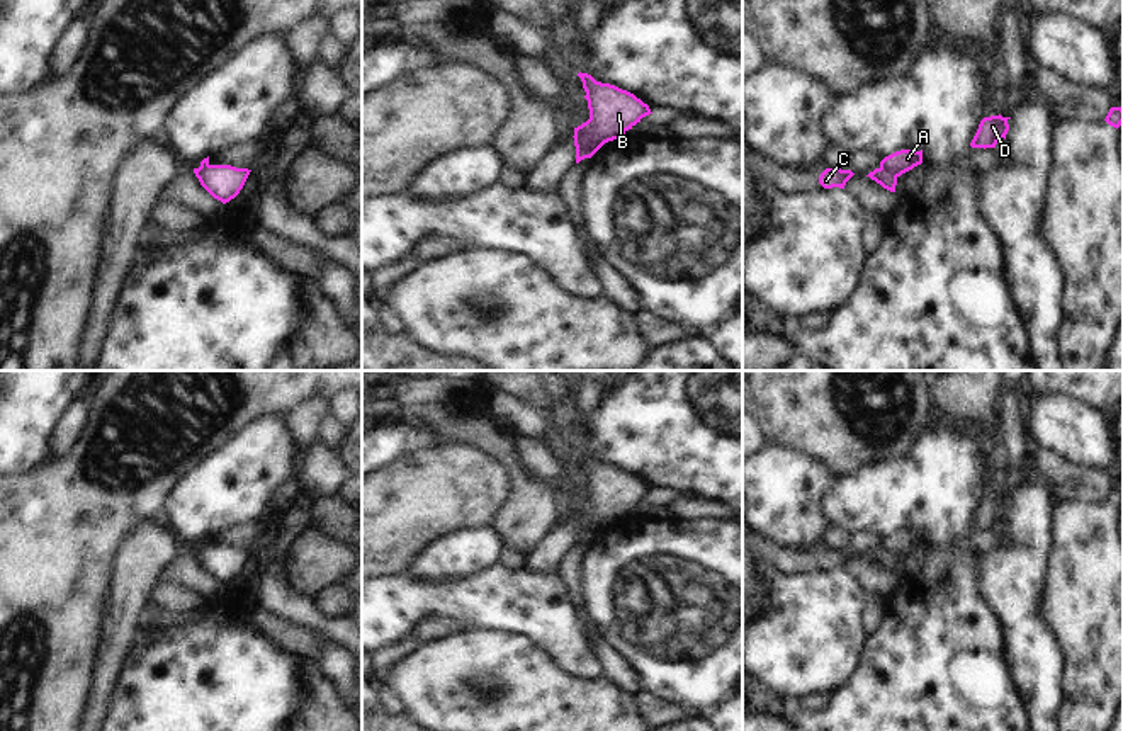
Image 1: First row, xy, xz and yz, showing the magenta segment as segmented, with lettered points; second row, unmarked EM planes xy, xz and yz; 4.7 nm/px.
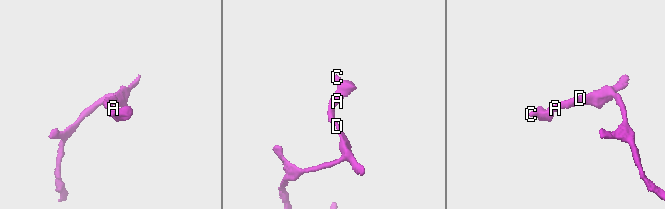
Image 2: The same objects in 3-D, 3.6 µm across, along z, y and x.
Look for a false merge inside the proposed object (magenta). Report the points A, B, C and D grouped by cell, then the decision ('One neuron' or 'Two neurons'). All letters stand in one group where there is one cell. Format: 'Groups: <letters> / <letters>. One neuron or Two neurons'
Groups: A D / B C. Two neurons

